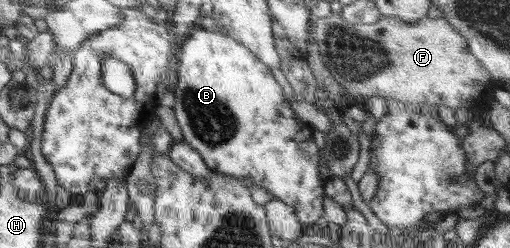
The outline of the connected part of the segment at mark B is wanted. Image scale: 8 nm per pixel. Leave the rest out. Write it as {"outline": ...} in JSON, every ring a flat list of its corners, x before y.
{"outline":[[203,27,194,29,183,42,181,48,181,55,179,56,178,66,176,67,176,84,174,85,173,95,174,106,172,109,180,125,183,141,187,142,193,149,196,149,202,155,203,161,207,164,209,169,213,172,229,174,230,176,235,176,240,179,251,177,258,187,269,191,275,198,290,205,290,207,294,209,297,219,301,224,303,223,303,225,312,225,319,217,323,217,325,214,325,204,322,199,325,183,319,179,319,148,312,140,313,128,309,126,309,123,303,122,301,118,297,117,297,114,291,111,291,107,287,105,288,101,285,101,285,97,283,97,283,89,281,89,279,83,273,79,273,75,271,75,271,71,269,71,269,66,259,61,258,57,255,56,249,48,244,47,241,43,237,43,237,40,232,39,231,36,225,35,224,33,215,30,205,30]]}

